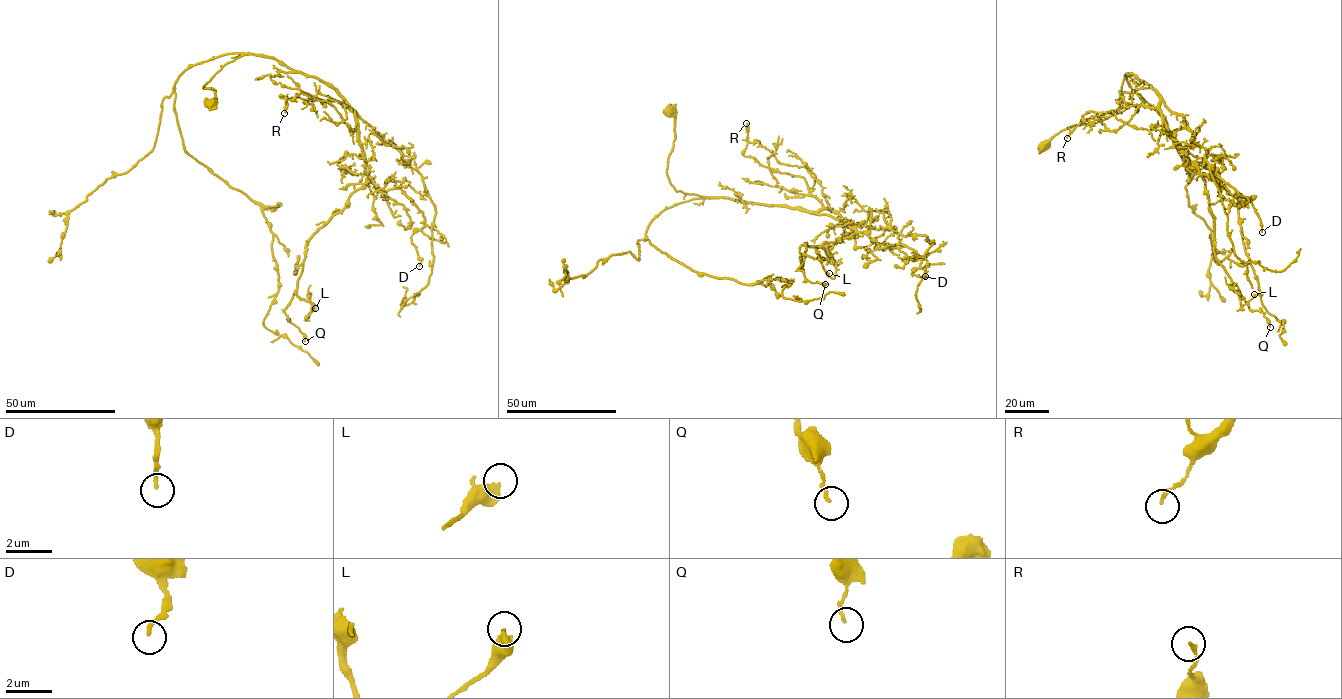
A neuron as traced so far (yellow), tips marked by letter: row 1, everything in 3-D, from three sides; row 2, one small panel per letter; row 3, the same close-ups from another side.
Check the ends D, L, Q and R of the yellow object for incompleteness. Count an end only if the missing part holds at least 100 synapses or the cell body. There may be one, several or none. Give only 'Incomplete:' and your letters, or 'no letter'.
Incomplete: no letter

